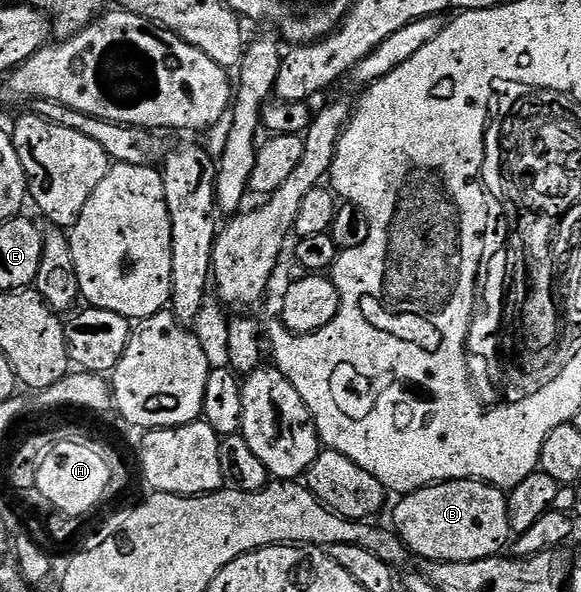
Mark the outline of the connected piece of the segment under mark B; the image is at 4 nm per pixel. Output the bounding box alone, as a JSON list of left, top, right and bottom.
[393,479,512,563]

